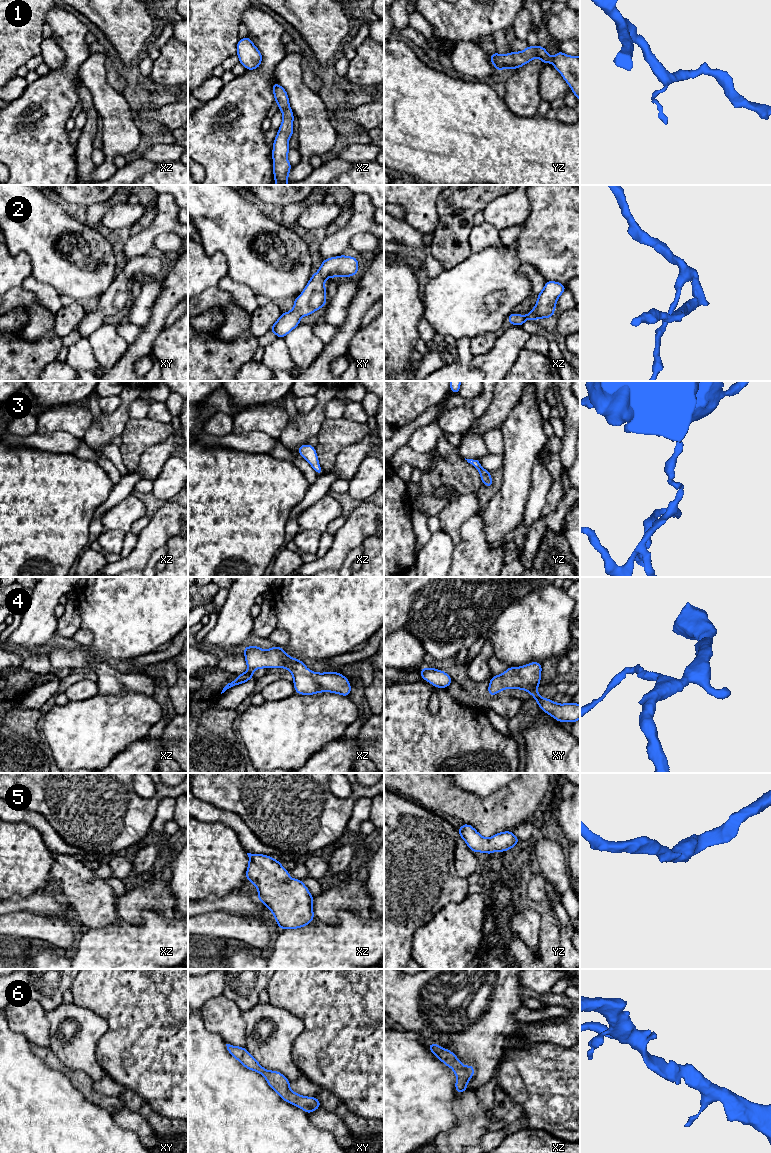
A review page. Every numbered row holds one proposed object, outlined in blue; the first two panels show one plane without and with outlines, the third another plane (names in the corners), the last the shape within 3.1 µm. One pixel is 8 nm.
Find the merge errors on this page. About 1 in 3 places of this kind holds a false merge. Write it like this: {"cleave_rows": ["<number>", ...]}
{"cleave_rows": []}

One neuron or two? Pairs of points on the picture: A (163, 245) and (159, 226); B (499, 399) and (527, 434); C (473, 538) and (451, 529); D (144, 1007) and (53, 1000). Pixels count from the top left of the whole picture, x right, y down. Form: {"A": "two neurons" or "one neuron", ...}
{"A": "two neurons", "B": "two neurons", "C": "two neurons", "D": "two neurons"}

